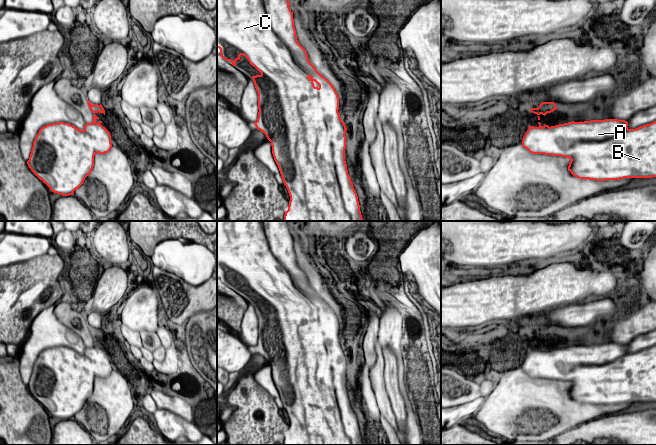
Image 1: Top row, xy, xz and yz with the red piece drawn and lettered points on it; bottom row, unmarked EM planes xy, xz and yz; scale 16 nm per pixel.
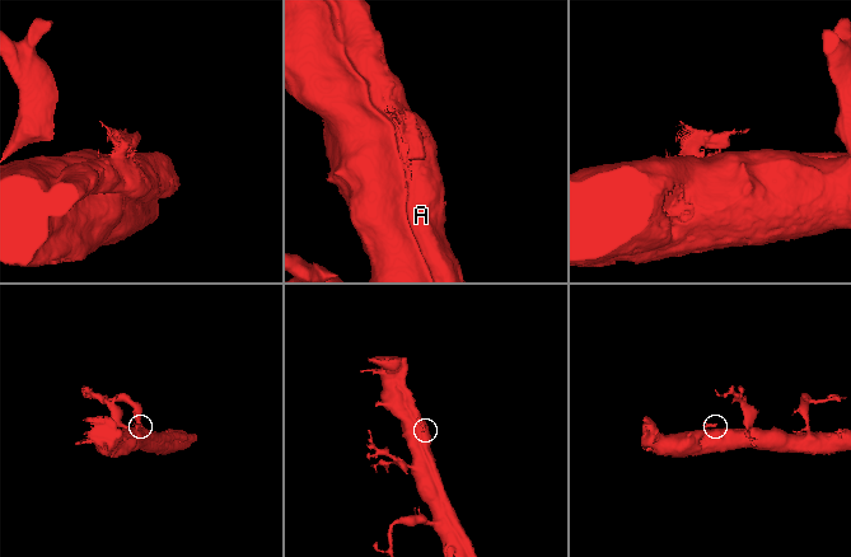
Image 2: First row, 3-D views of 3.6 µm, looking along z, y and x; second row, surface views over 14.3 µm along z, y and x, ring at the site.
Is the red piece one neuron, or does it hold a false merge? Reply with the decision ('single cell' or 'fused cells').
fused cells

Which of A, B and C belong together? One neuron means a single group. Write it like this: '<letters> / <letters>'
A / B C

